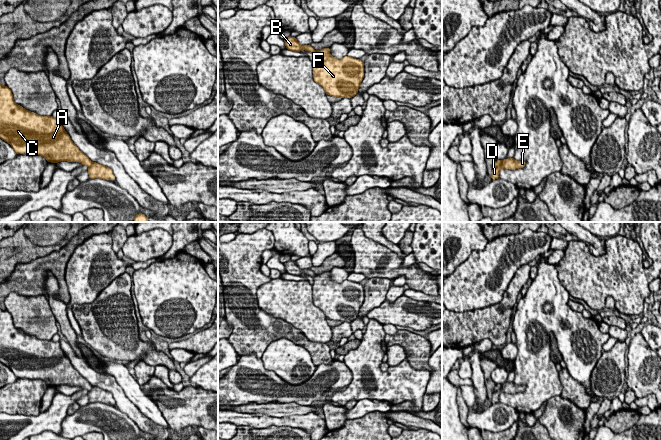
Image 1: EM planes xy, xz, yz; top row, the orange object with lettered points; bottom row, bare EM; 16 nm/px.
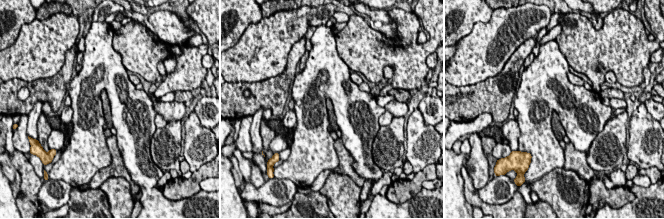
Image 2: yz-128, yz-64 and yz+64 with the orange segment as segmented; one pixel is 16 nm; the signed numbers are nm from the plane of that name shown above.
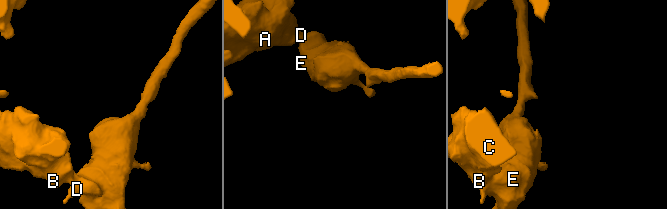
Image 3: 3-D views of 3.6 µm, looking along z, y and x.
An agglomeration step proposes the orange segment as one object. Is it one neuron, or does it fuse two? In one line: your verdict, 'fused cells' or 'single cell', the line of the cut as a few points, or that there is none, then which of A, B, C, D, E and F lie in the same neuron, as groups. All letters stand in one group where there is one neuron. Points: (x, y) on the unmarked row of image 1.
fused cells | xy (93, 386), (89, 391) | A B C / D E F

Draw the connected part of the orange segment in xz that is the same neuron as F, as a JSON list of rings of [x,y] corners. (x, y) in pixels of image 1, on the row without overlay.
[[[329,271],[315,275],[312,285],[314,305],[324,312],[326,318],[349,323],[358,318],[358,313],[364,302],[363,285],[348,280],[337,283],[330,279]]]

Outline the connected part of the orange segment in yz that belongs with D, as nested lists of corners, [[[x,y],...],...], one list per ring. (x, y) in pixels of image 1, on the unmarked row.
[[[514,382],[504,383],[501,385],[501,387],[494,391],[491,396],[491,402],[492,404],[499,402],[499,396],[501,393],[518,393],[518,392],[524,392],[525,391],[525,385],[516,385]]]

